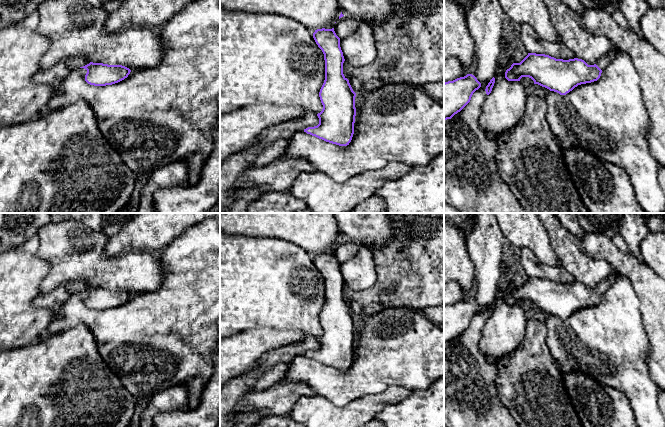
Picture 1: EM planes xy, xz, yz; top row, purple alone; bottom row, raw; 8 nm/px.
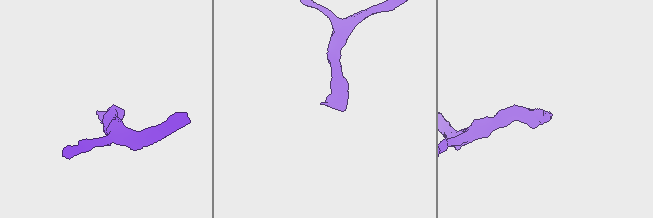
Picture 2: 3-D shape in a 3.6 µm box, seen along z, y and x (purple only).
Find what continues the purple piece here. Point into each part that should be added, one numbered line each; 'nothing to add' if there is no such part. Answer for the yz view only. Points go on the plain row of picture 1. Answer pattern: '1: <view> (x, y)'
1: yz (603, 286)

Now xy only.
1: xy (76, 286)

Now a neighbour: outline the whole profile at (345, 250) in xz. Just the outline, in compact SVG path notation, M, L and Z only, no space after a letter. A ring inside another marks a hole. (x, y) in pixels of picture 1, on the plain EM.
M343 240L335 247L334 255L340 263L343 263L356 256L359 249L359 244L348 240Z

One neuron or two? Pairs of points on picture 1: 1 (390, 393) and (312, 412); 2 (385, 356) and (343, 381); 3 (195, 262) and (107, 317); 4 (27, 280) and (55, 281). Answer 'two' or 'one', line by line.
1: one
2: one
3: one
4: two

